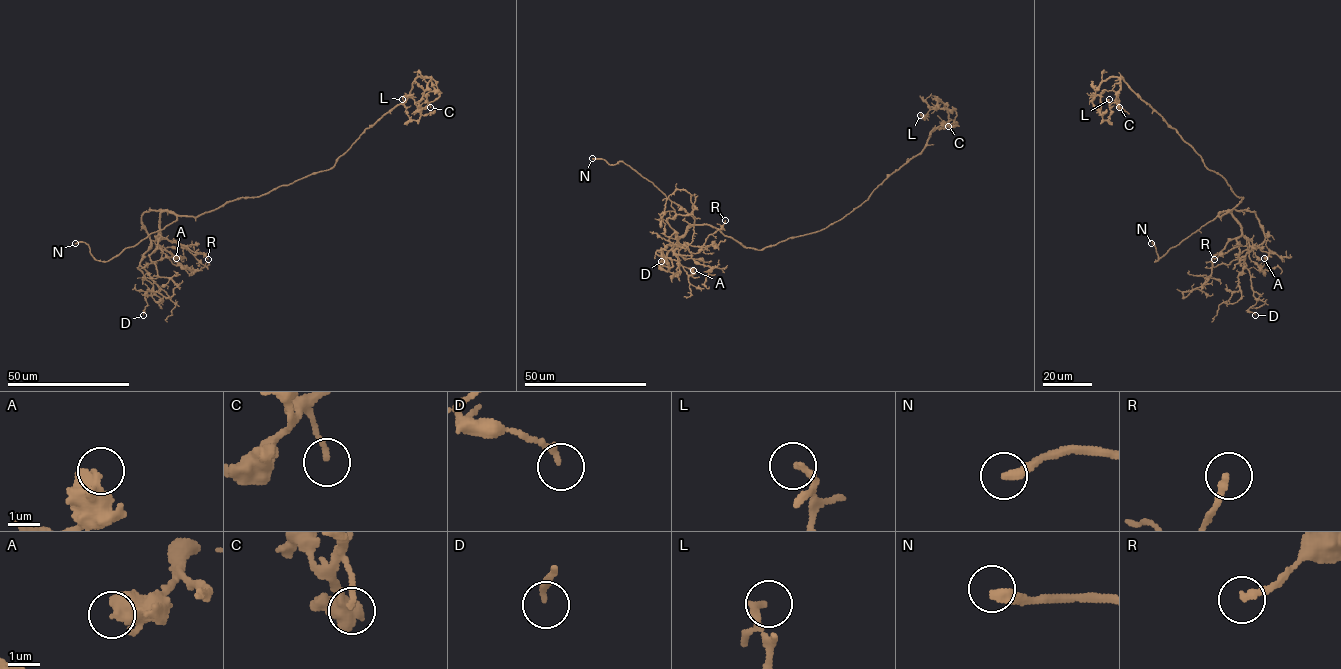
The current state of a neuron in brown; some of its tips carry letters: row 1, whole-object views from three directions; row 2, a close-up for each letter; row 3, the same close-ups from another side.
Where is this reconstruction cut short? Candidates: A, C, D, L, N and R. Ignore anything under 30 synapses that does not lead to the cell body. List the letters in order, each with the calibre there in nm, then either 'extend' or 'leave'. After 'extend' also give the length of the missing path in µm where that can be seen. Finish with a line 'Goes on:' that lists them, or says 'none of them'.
A: calibre 480 nm; leave
C: calibre 160 nm; leave
D: calibre 200 nm; leave
L: calibre 150 nm; leave
N: calibre 320 nm; extend; missing 25 µm
R: calibre 220 nm; leave
Goes on: N

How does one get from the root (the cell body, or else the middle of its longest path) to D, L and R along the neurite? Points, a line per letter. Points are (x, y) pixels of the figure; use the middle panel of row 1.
D: (793, 238), (756, 249), (692, 225), (659, 263), (667, 271), (656, 252), (672, 266), (661, 254), (661, 261)
L: (793, 238), (842, 219), (917, 155), (932, 130), (947, 125), (947, 109), (937, 99), (937, 109), (920, 115)
R: (793, 238), (756, 249), (708, 225), (692, 225), (678, 238), (677, 248), (685, 243), (701, 246), (725, 220)

